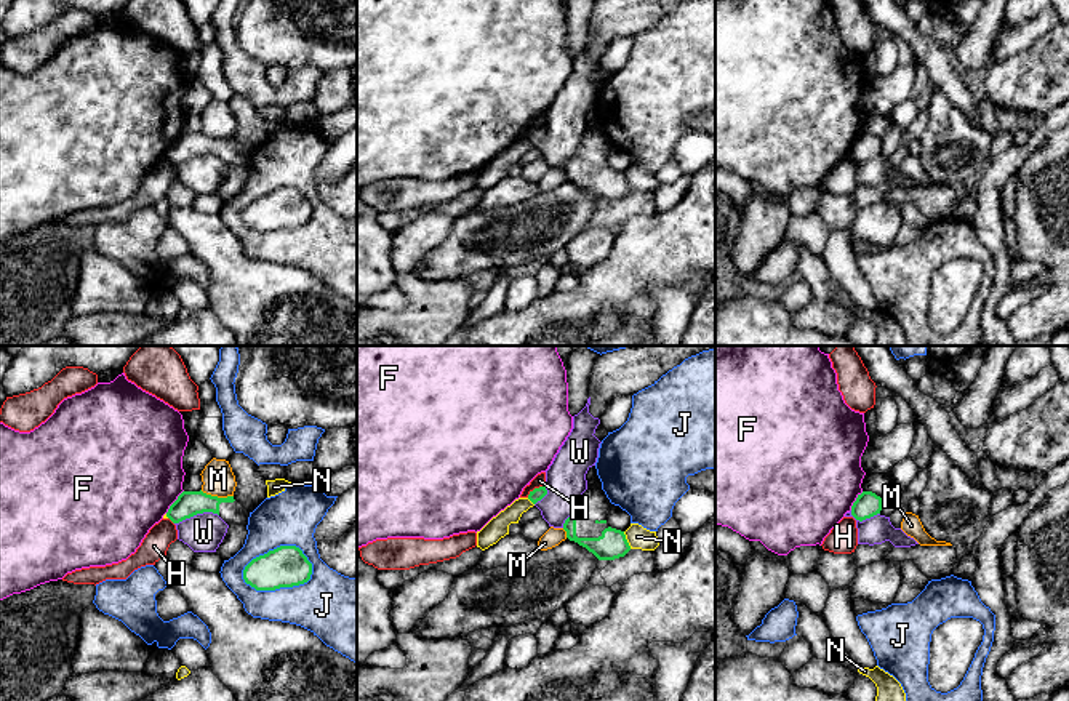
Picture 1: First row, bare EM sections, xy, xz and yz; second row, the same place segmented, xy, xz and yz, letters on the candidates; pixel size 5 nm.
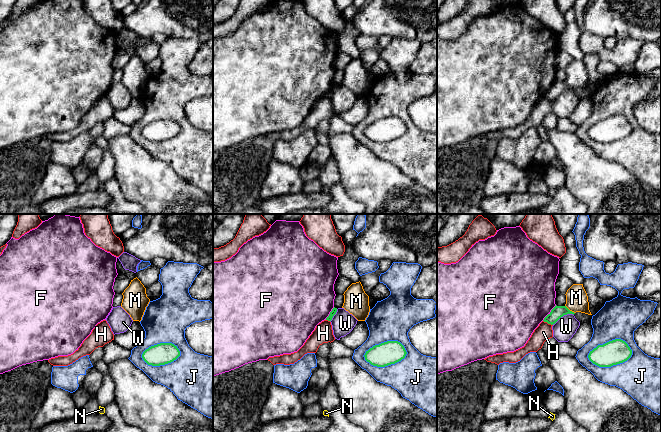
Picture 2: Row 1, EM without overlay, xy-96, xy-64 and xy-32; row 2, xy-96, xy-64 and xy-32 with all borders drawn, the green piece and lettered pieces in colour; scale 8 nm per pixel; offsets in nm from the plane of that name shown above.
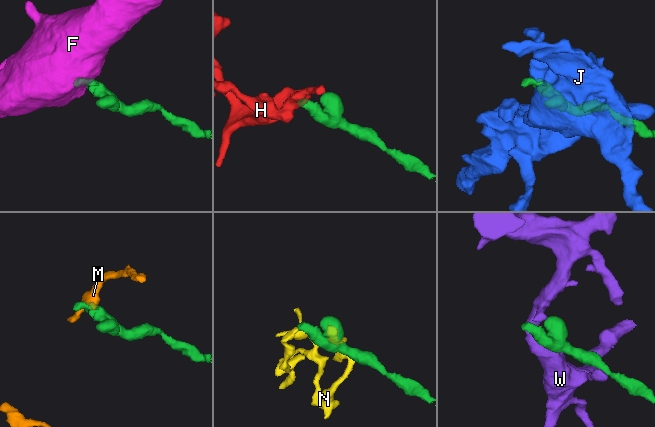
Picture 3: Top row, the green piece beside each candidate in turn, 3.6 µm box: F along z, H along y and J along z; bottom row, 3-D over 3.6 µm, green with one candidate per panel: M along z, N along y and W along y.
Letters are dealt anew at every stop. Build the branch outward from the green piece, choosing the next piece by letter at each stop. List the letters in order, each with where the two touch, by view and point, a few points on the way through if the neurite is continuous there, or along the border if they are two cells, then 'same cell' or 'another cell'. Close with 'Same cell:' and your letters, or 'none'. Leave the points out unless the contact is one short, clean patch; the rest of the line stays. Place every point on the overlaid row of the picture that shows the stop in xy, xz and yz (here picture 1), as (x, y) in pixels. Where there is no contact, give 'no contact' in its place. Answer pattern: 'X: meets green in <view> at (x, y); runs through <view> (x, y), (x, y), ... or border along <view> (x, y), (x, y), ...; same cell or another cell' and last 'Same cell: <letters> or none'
F: meets green in xy at (175, 501); border along xy (183, 490), (165, 512); another cell
H: meets green in xz at (535, 488); border along xz (543, 485), (527, 496); another cell
J: meets green in xy at (282, 586); another cell
M: meets green in xy at (216, 496); border along xy (200, 490), (210, 495), (232, 496); another cell
N: meets green in xz at (626, 540); another cell
W: meets green in xy at (196, 514); another cell
Same cell: none

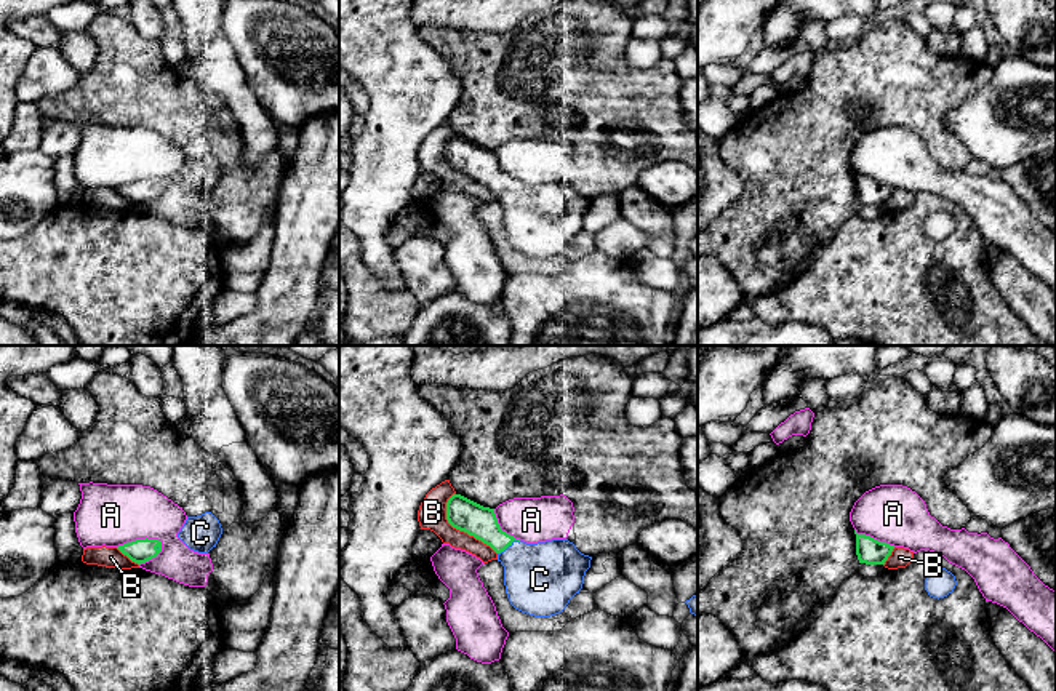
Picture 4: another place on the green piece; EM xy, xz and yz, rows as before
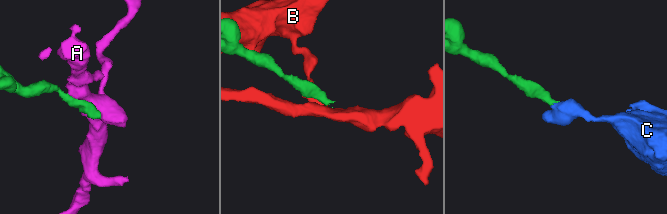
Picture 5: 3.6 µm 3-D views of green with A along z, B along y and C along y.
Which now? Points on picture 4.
A: meets green in xy at (140, 539); another cell
B: meets green in xz at (458, 528); another cell
C: meets green in xz at (509, 544); runs through xz (480, 522), (509, 544), (540, 579); same cell
Same cell: C

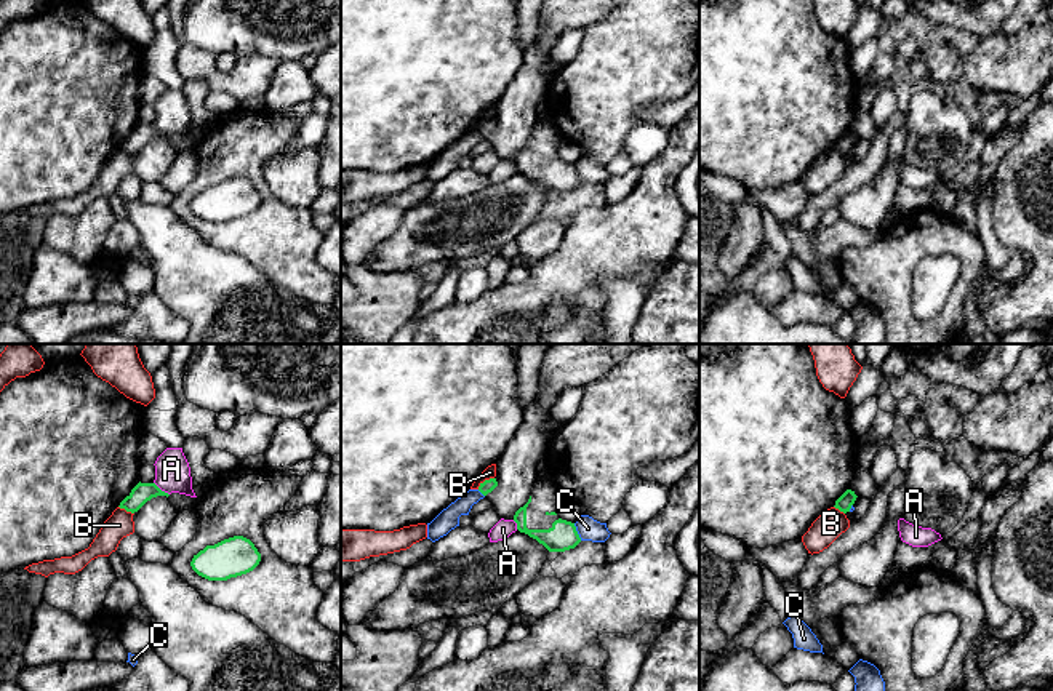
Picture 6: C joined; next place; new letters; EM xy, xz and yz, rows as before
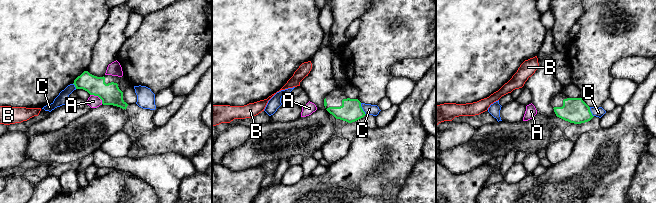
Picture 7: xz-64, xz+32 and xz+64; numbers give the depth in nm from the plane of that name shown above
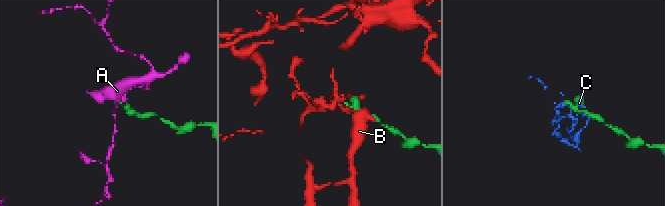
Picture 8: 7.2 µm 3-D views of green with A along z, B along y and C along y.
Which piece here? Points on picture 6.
A: meets green in xy at (160, 490); border along xy (154, 482), (168, 495); another cell
B: meets green in xz at (485, 480); border along xz (493, 477), (477, 488); another cell
C: meets green in xz at (576, 531); another cell
Same cell: none

